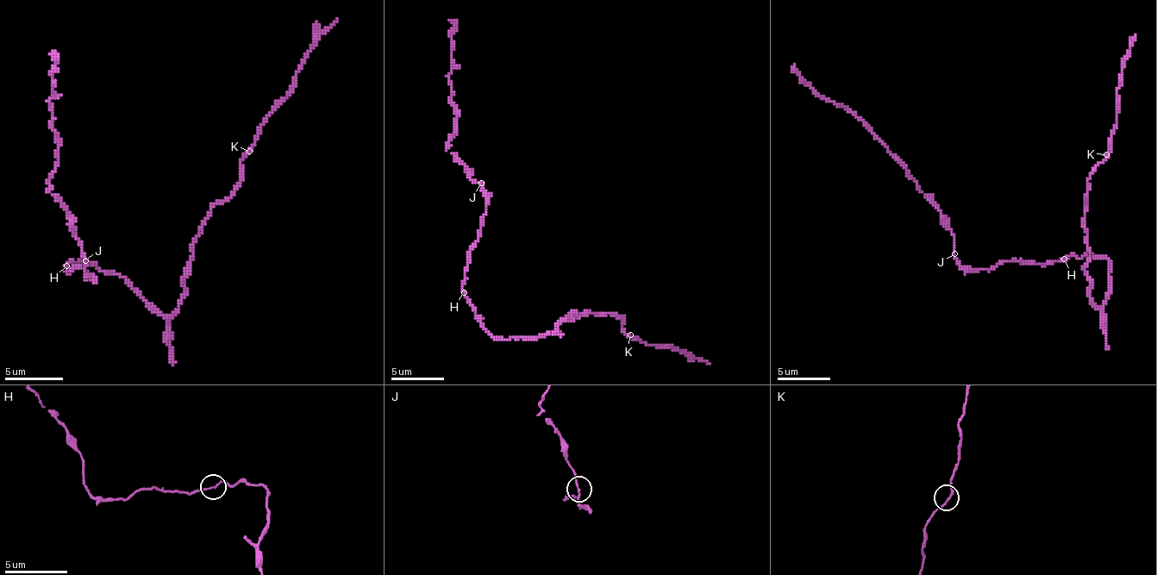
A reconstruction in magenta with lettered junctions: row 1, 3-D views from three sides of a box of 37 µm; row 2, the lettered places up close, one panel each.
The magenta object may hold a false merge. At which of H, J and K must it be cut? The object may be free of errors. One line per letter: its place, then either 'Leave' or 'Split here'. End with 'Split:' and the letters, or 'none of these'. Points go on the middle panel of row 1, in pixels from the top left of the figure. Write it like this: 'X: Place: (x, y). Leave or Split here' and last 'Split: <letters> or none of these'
H: Place: (464, 292). Leave
J: Place: (481, 183). Leave
K: Place: (630, 334). Leave
Split: none of these

